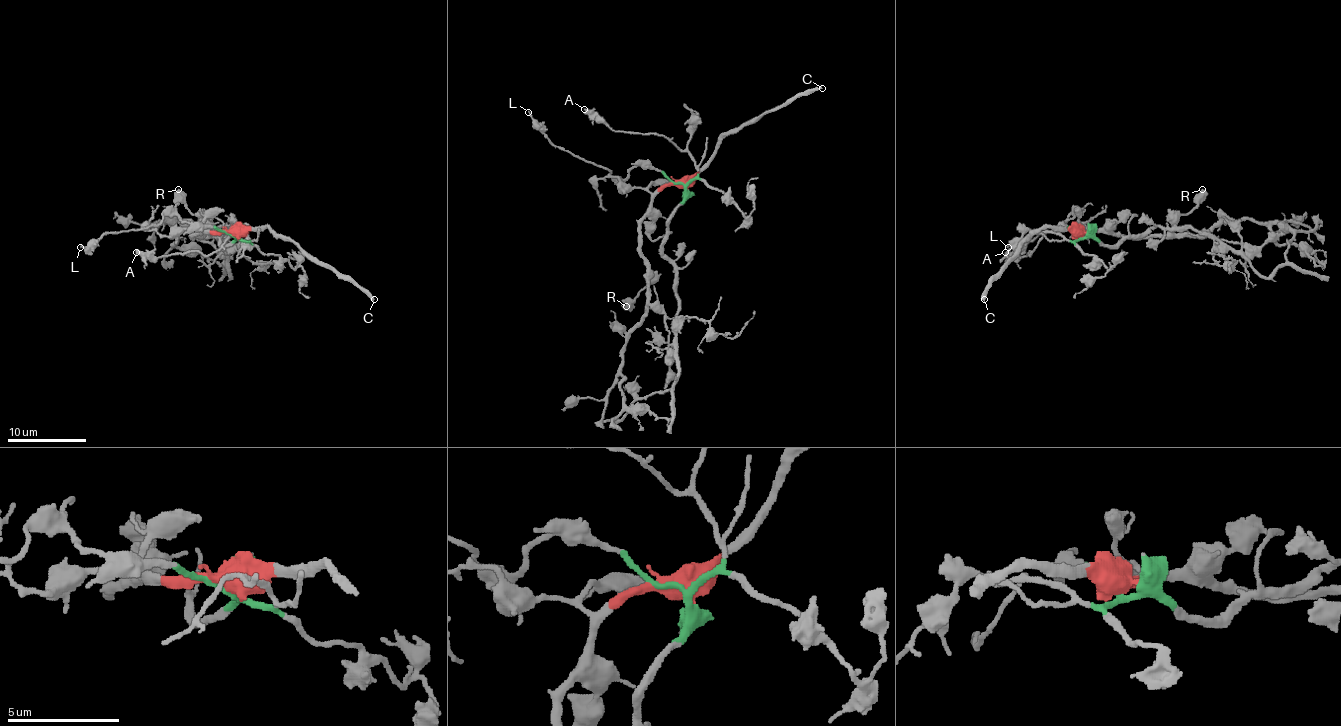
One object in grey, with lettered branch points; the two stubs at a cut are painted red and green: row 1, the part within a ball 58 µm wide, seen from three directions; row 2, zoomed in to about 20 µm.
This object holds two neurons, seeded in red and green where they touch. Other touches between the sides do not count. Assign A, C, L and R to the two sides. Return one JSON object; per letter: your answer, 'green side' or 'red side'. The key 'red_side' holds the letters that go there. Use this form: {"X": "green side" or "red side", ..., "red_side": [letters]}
{"A": "green side", "C": "red side", "L": "green side", "R": "red side", "red_side": ["C", "R"]}

